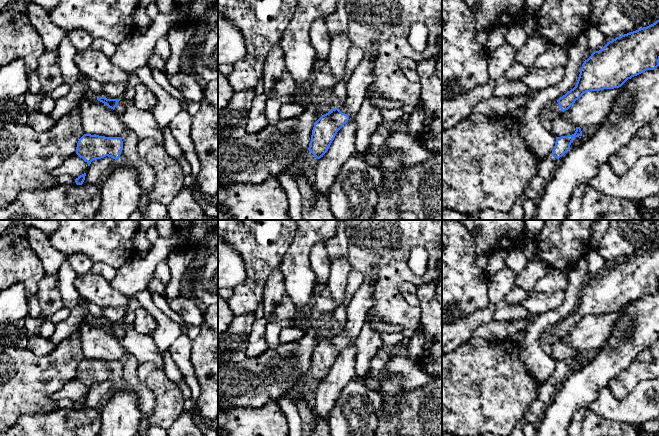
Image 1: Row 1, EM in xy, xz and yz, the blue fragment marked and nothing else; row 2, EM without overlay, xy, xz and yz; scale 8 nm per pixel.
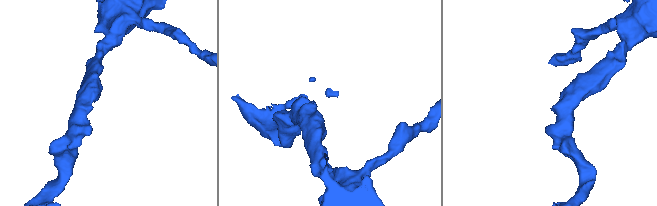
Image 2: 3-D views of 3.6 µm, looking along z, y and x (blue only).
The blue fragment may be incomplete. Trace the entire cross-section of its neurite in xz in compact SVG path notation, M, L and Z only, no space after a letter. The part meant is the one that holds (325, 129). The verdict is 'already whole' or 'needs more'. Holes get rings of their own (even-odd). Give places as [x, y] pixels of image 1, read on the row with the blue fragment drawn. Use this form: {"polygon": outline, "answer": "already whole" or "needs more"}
{"polygon": "M375 48L364 51L364 57L353 71L346 84L346 102L338 108L322 115L314 124L309 151L320 159L328 151L337 132L355 115L367 96L374 71Z", "answer": "needs more"}

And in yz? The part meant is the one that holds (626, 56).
{"polygon": "M659 20L616 37L584 61L573 89L547 106L543 115L557 116L584 93L621 87L628 79L659 66Z", "answer": "needs more"}

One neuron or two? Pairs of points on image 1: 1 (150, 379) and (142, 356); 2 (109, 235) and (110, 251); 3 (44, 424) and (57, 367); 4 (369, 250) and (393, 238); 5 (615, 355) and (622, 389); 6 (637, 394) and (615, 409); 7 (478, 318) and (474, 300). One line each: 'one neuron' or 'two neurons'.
1: two neurons
2: one neuron
3: two neurons
4: one neuron
5: two neurons
6: one neuron
7: two neurons

